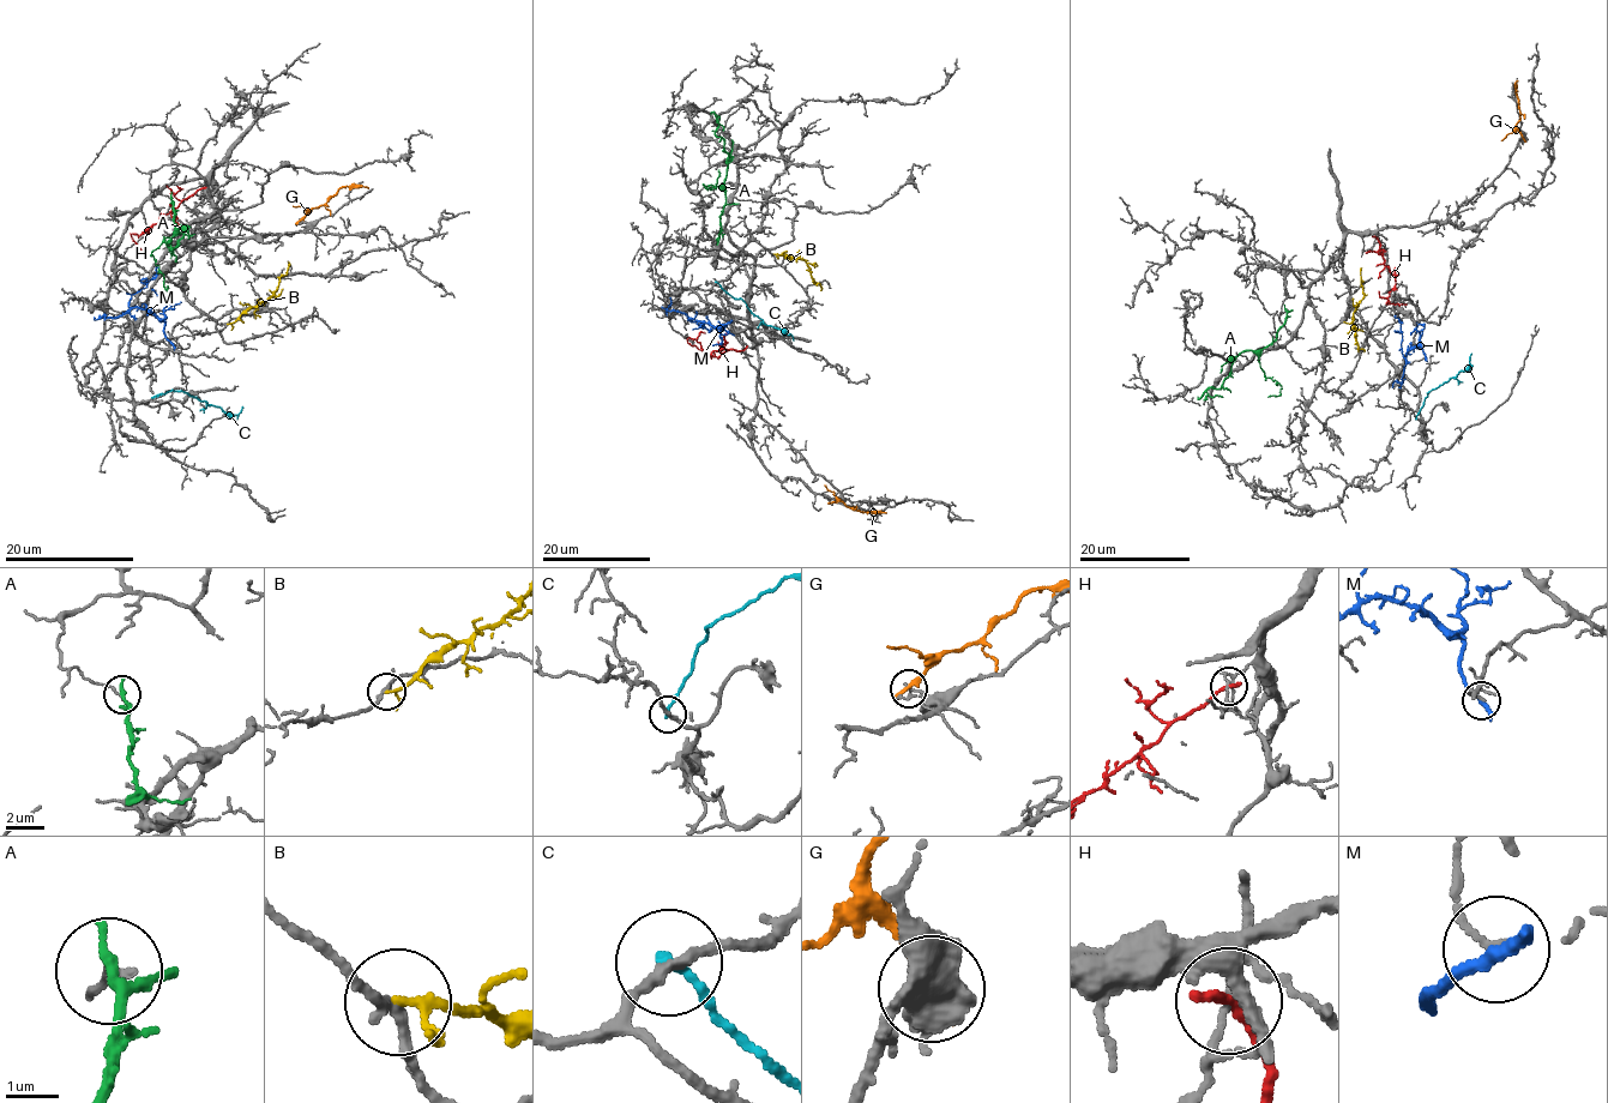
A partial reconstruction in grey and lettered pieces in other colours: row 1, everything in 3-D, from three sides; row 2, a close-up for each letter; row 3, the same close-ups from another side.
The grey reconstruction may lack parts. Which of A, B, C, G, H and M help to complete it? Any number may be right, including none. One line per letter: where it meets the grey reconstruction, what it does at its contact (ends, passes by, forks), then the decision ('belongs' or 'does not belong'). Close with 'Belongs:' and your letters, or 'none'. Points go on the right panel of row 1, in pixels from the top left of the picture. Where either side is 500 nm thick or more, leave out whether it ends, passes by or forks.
A: contact (1286, 309); it passes by; does not belong
B: contact (1359, 350); it passes by; does not belong
C: contact (1416, 419); it ends; does not belong
G: contact (1523, 138); it ends; does not belong
H: contact (1375, 236); it ends; does not belong
M: contact (1425, 357); it ends; does not belong
Belongs: none

